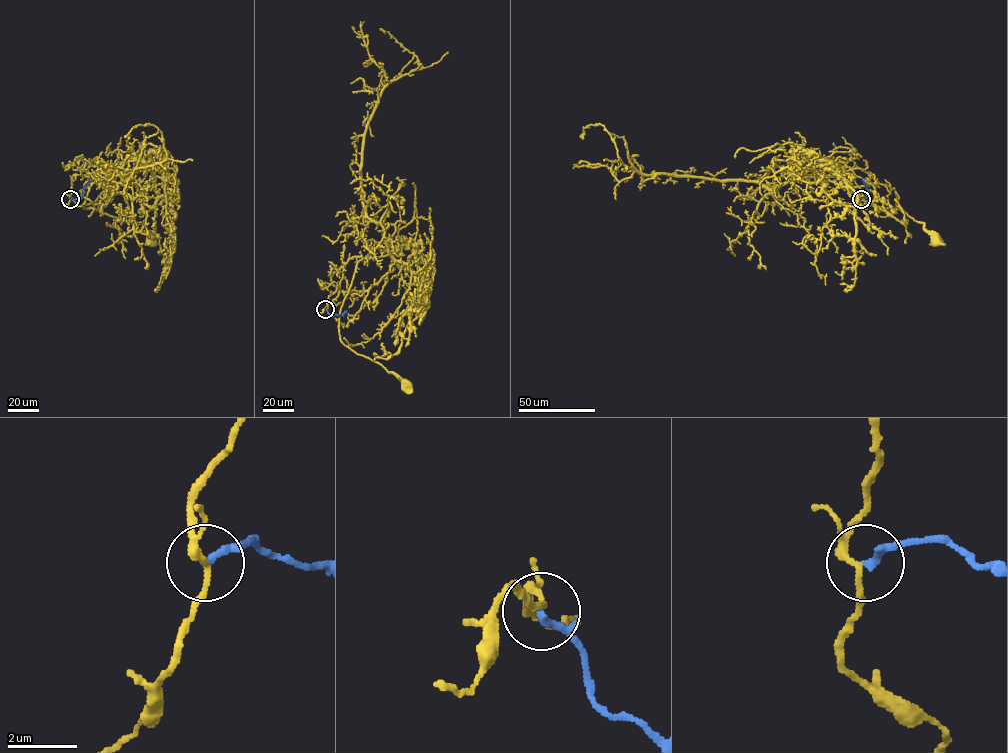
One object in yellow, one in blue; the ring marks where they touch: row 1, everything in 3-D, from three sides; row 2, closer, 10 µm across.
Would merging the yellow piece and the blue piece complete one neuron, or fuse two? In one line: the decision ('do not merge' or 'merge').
do not merge

